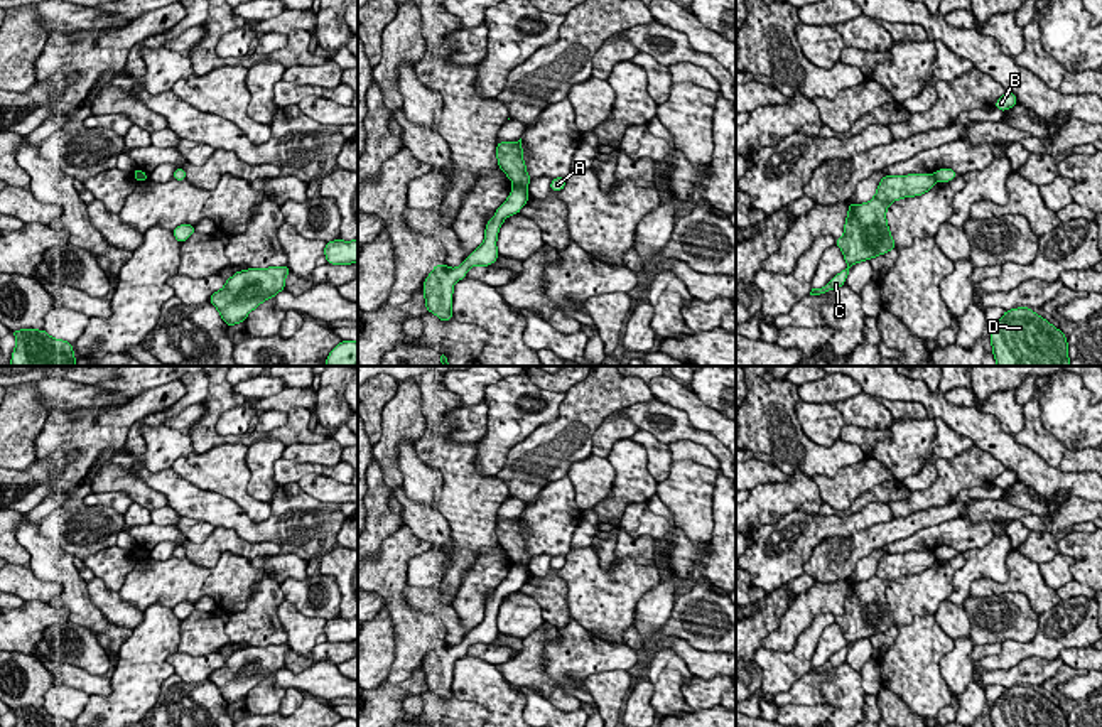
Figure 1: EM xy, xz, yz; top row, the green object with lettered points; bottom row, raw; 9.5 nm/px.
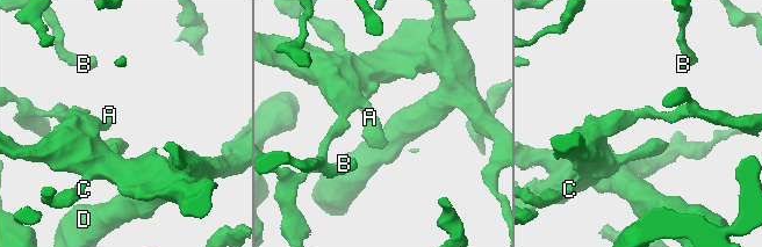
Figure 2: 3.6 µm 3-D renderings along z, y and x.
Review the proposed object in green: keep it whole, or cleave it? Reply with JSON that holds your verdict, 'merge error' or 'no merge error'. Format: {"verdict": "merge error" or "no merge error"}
{"verdict": "merge error"}

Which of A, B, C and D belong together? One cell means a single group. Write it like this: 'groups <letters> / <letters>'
groups A / B C D

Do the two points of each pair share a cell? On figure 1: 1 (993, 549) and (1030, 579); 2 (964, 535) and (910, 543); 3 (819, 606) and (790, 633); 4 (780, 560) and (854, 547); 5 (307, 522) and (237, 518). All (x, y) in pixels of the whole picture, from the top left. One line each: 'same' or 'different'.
1: different
2: same
3: same
4: different
5: same

